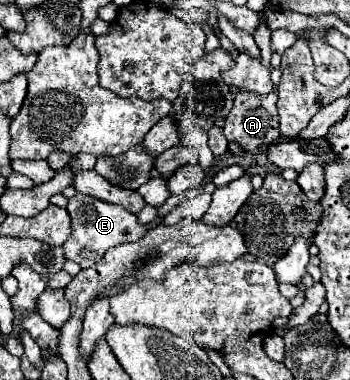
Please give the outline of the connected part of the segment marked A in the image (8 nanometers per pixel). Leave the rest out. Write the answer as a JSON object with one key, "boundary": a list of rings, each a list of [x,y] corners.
{"boundary":[[[239,91],[235,95],[233,109],[225,117],[225,125],[223,125],[227,141],[239,143],[253,157],[263,153],[269,145],[277,143],[279,141],[279,123],[277,123],[277,105],[275,103],[277,103],[277,93],[275,91],[269,93],[269,95],[261,95],[261,97],[257,97],[253,93]]]}

